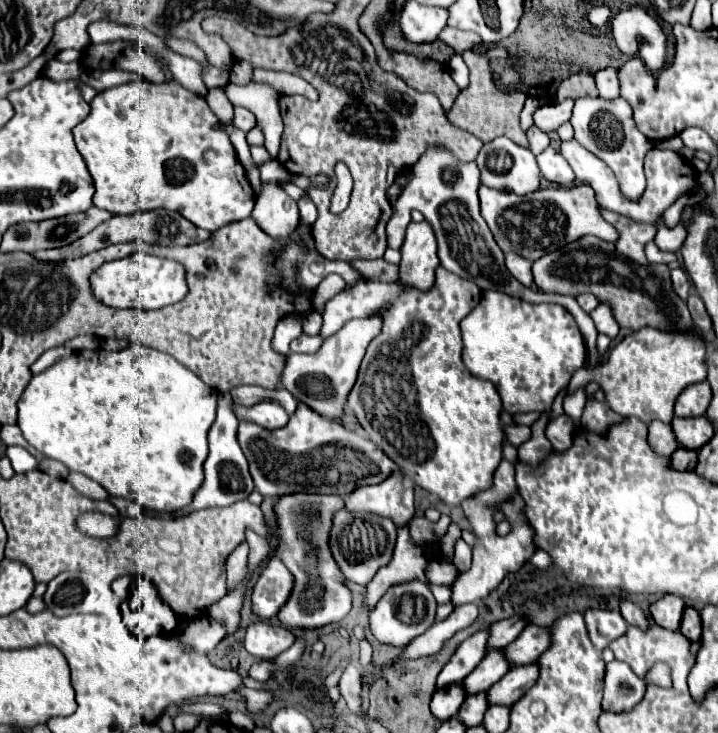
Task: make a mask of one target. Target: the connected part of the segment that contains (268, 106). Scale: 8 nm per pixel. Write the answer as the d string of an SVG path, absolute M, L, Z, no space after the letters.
M254 80L248 86L236 86L230 82L226 86L226 94L232 104L244 106L250 112L254 112L254 116L258 118L258 126L262 126L262 132L266 136L264 148L276 160L280 150L280 136L282 136L282 118L278 106L280 94L274 92L274 88Z

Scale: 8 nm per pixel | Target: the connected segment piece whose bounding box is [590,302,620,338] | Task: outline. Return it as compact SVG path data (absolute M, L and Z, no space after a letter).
M600 302L598 308L596 308L590 316L592 316L598 332L608 334L610 338L616 338L620 326L618 326L618 322L616 322L616 318L614 318L614 312L610 310L610 304L608 304L608 302Z

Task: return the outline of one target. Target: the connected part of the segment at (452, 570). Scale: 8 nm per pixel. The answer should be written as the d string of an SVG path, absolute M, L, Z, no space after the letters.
M434 558L434 562L430 562L428 570L426 570L426 578L430 580L430 584L452 584L458 578L458 570L456 566L452 566L452 562L446 562L442 558Z

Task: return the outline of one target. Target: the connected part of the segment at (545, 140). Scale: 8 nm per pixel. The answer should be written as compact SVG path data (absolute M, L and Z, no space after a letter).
M530 126L530 130L528 130L528 140L530 140L530 150L534 152L534 154L540 154L542 150L546 150L548 148L548 144L550 144L550 138L548 138L548 134L546 132L542 132L538 126Z

